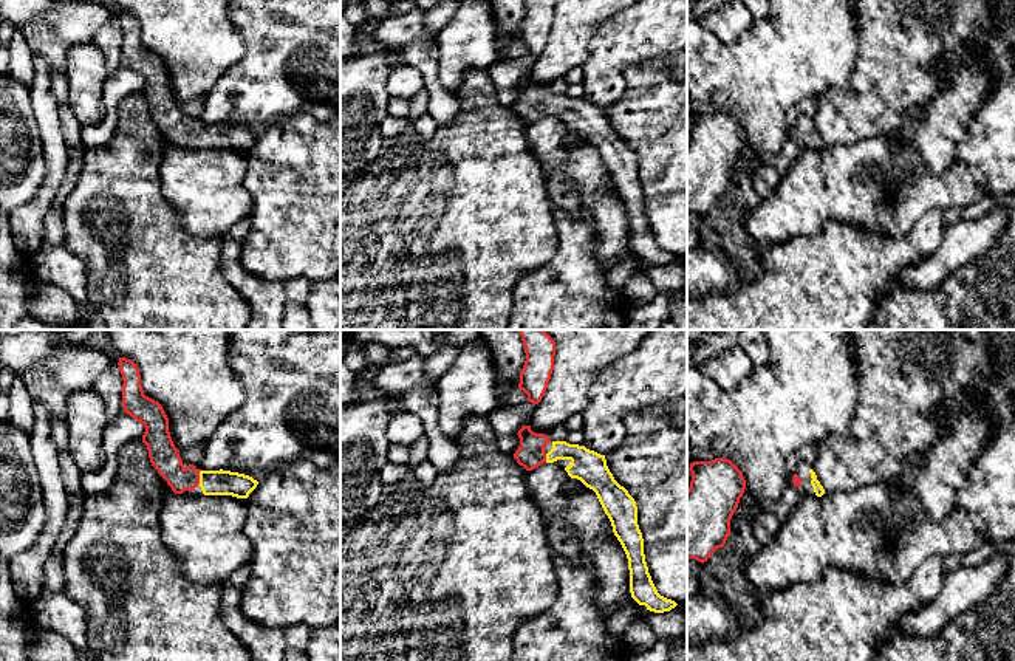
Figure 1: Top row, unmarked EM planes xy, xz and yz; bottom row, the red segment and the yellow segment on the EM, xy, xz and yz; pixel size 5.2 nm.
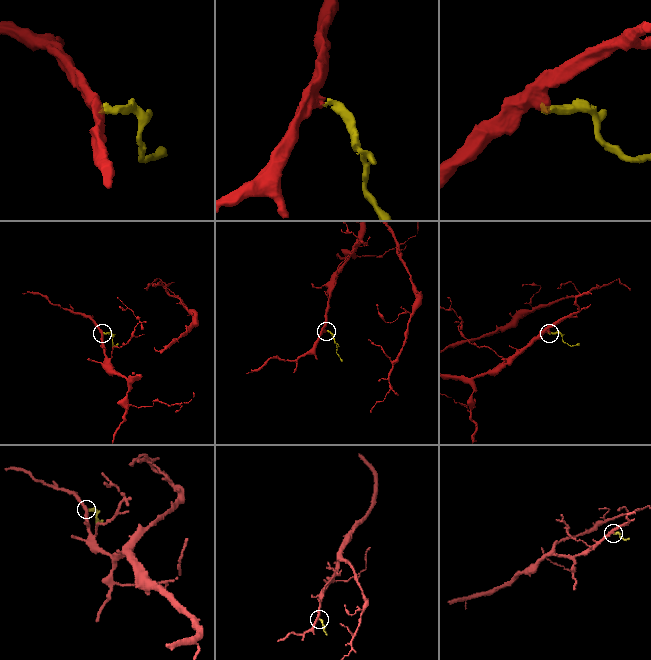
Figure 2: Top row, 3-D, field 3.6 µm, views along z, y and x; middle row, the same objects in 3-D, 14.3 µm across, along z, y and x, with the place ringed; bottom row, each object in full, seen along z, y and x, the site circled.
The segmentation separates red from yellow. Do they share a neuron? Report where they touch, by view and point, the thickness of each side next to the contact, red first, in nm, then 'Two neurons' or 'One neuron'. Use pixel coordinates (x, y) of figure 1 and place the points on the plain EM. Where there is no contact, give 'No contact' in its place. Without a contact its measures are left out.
Touches red at xy (198, 132). Thickness 150 nm (red) against 130 nm. One neuron

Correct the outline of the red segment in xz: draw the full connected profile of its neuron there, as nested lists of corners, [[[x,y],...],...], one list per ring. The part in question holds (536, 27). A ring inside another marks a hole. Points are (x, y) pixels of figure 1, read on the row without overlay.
[[[525,0],[525,6],[518,42],[528,48],[529,56],[538,57],[554,23],[555,0]]]

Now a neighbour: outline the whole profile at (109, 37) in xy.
[[[113,11],[113,19],[96,31],[93,43],[99,46],[105,57],[108,73],[118,71],[122,65],[122,28],[119,25],[119,11]]]

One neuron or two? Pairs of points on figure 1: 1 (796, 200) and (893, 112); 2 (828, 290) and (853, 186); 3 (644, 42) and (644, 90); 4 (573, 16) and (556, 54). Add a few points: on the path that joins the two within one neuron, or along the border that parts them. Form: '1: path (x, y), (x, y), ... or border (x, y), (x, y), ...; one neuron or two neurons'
1: border (888, 132), (859, 138), (847, 144), (828, 144); two neurons
2: border (811, 234), (828, 220), (842, 220), (879, 236); two neurons
3: border (670, 64), (630, 64), (624, 92); two neurons
4: path (573, 25), (565, 45); one neuron

